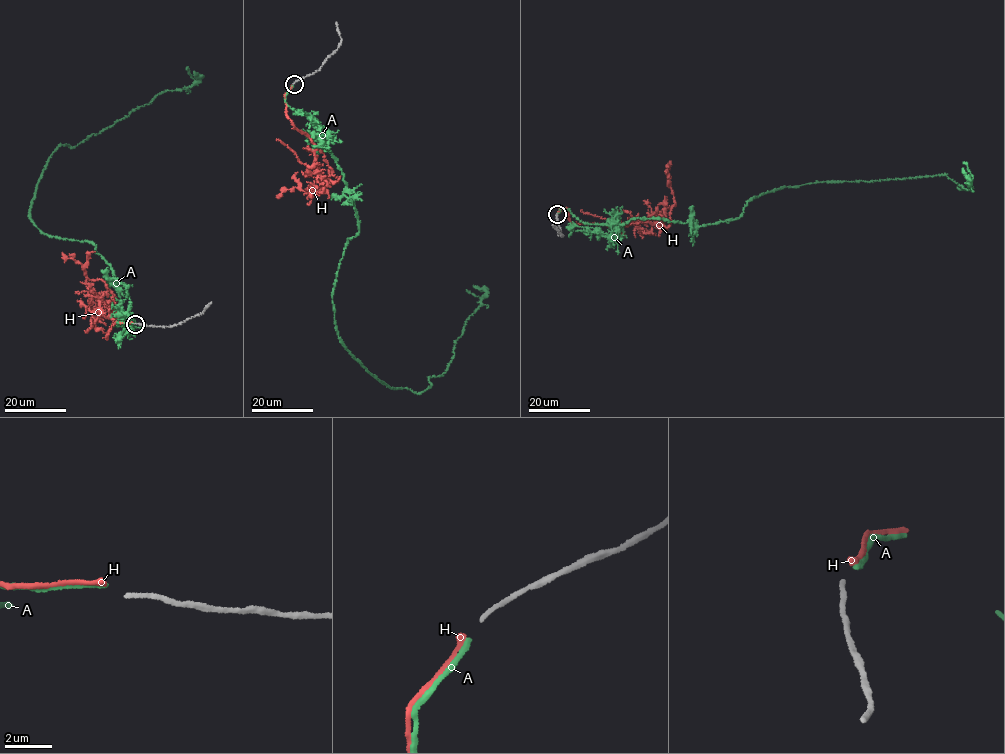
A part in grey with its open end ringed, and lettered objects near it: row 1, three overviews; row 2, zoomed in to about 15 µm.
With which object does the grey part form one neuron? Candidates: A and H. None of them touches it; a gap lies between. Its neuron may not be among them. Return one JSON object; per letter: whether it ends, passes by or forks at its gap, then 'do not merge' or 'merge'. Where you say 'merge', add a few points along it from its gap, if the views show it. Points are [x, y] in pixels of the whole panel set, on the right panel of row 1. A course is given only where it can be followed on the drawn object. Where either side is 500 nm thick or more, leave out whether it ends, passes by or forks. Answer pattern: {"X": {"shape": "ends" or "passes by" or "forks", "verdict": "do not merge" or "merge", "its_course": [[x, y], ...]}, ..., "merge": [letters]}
{"A": {"shape": "ends", "verdict": "do not merge"}, "H": {"shape": "ends", "verdict": "do not merge"}, "merge": []}

